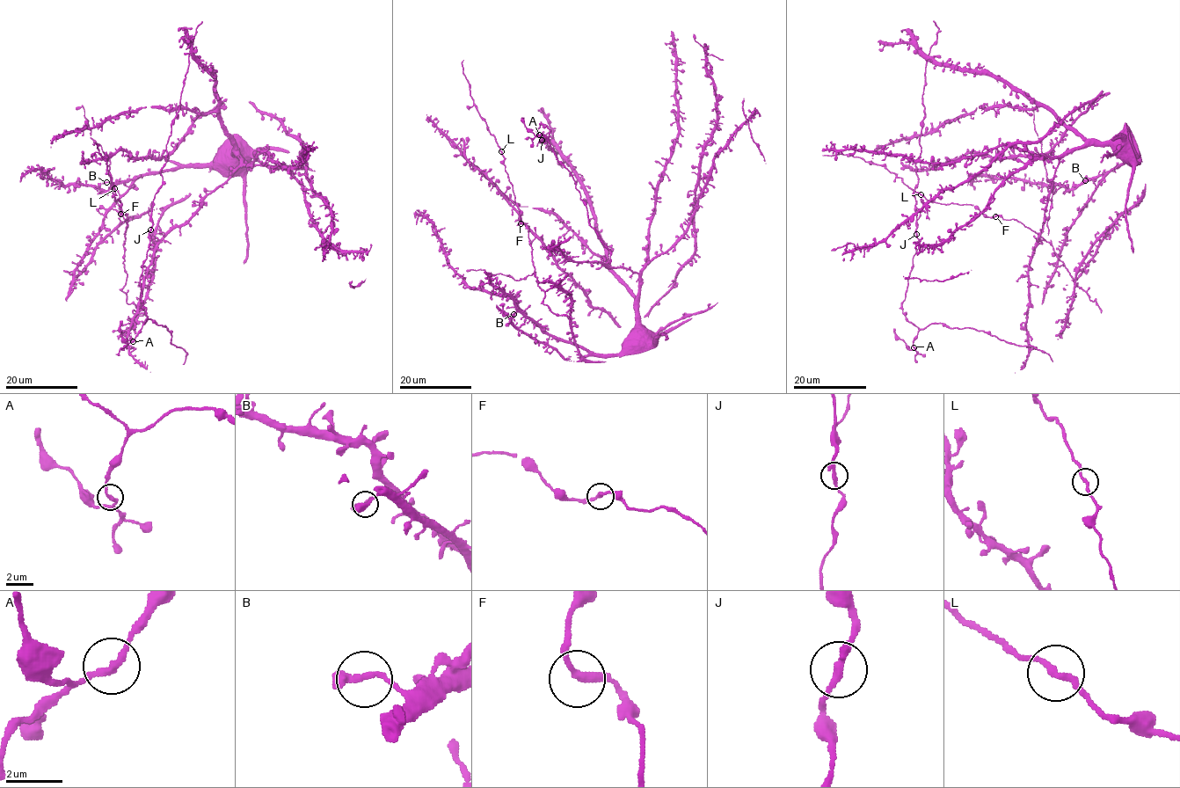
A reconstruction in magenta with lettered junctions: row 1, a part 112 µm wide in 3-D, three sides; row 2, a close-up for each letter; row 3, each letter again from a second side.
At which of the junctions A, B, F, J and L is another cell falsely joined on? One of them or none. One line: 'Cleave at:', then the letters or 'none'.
Cleave at: none

